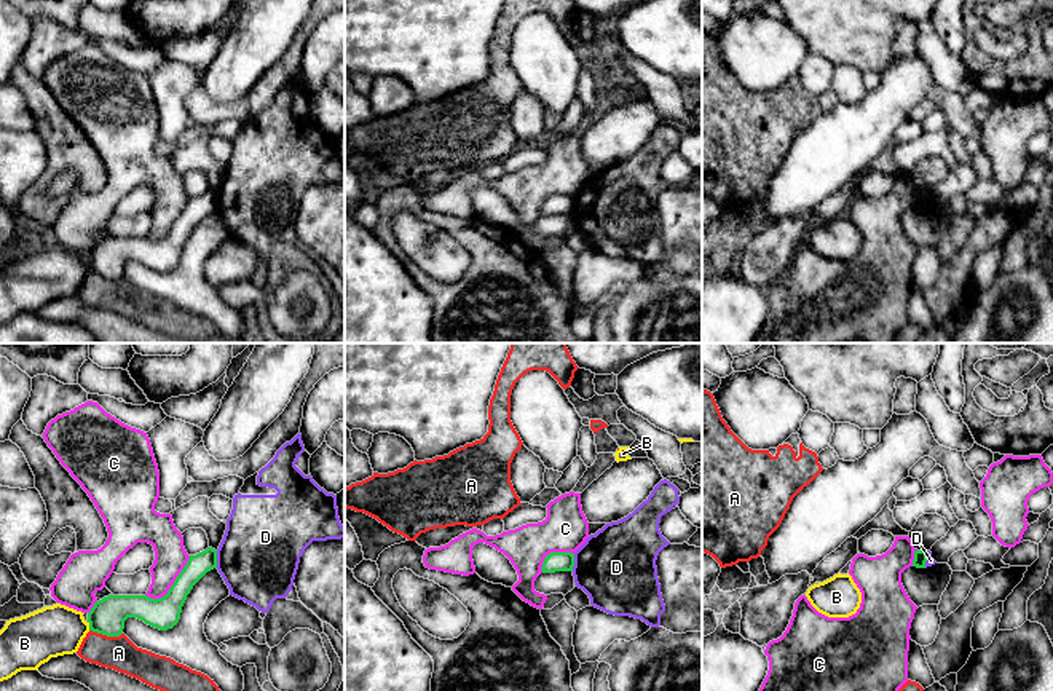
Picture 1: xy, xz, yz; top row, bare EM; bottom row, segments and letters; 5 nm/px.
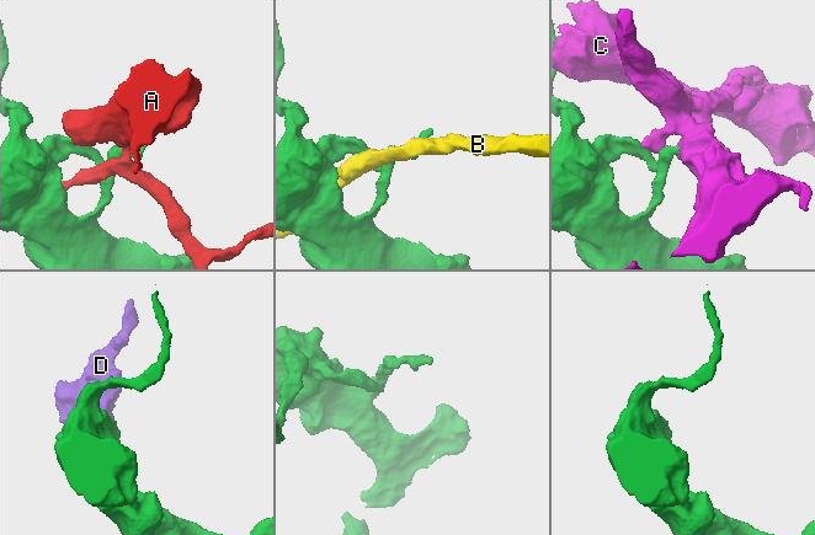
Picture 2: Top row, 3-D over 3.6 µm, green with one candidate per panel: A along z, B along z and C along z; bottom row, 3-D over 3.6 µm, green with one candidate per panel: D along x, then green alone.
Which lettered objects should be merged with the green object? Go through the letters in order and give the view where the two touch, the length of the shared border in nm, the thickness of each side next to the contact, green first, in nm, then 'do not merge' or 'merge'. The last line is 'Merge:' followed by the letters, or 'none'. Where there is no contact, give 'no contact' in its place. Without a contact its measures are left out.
A: xy | 170 nm | 180/170 nm | do not merge
B: xy | 50 nm | 180/260 nm | do not merge
C: xy | 300 nm | 160/160 nm | do not merge
D: xy | 90 nm | 110/400 nm | do not merge
Merge: none

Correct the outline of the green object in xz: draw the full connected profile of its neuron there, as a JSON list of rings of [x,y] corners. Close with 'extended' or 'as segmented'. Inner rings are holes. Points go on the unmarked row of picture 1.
[[[550,195],[546,198],[542,204],[542,215],[555,215],[555,214],[573,214],[574,209],[574,196],[571,195]]]; as segmented

